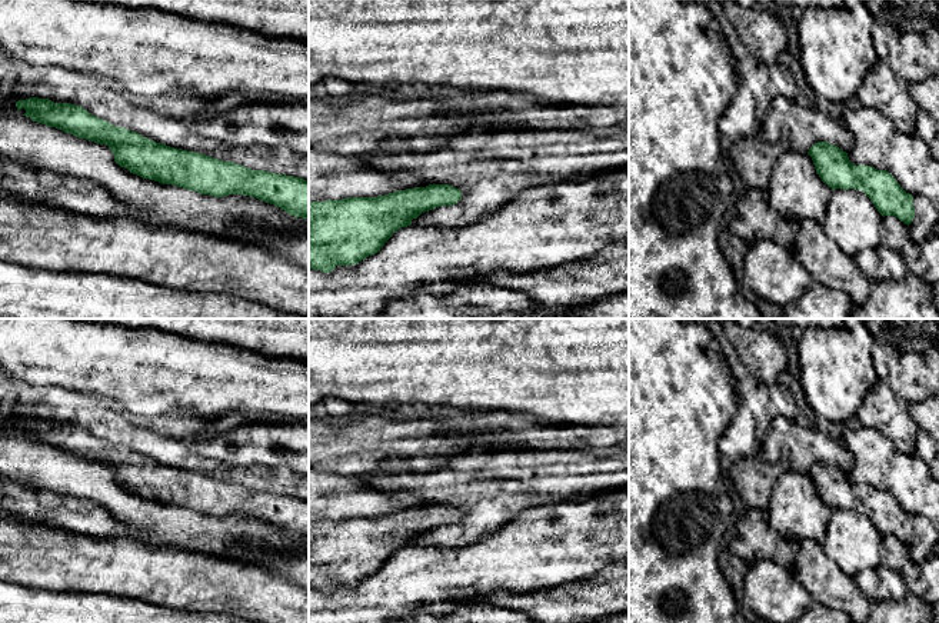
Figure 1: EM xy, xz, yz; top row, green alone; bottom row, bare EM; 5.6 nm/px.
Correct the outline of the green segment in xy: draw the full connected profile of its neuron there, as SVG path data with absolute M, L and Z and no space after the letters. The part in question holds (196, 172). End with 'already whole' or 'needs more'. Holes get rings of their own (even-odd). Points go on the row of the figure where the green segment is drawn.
M30 97L16 101L17 111L24 109L23 116L36 123L56 127L79 139L106 144L114 156L114 161L130 173L162 184L173 184L200 194L224 197L229 194L243 194L274 204L294 217L309 219L309 180L294 176L277 174L264 170L252 170L233 161L223 161L202 153L174 149L163 143L156 143L136 131L99 119L81 106L70 103L54 103L49 99Z; already whole

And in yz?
M828 141L815 143L808 154L822 181L832 190L862 190L883 217L895 216L908 226L912 223L913 196L906 193L889 171L856 166L846 151Z; already whole

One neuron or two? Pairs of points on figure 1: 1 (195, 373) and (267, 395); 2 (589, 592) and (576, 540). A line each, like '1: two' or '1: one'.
1: one
2: two

